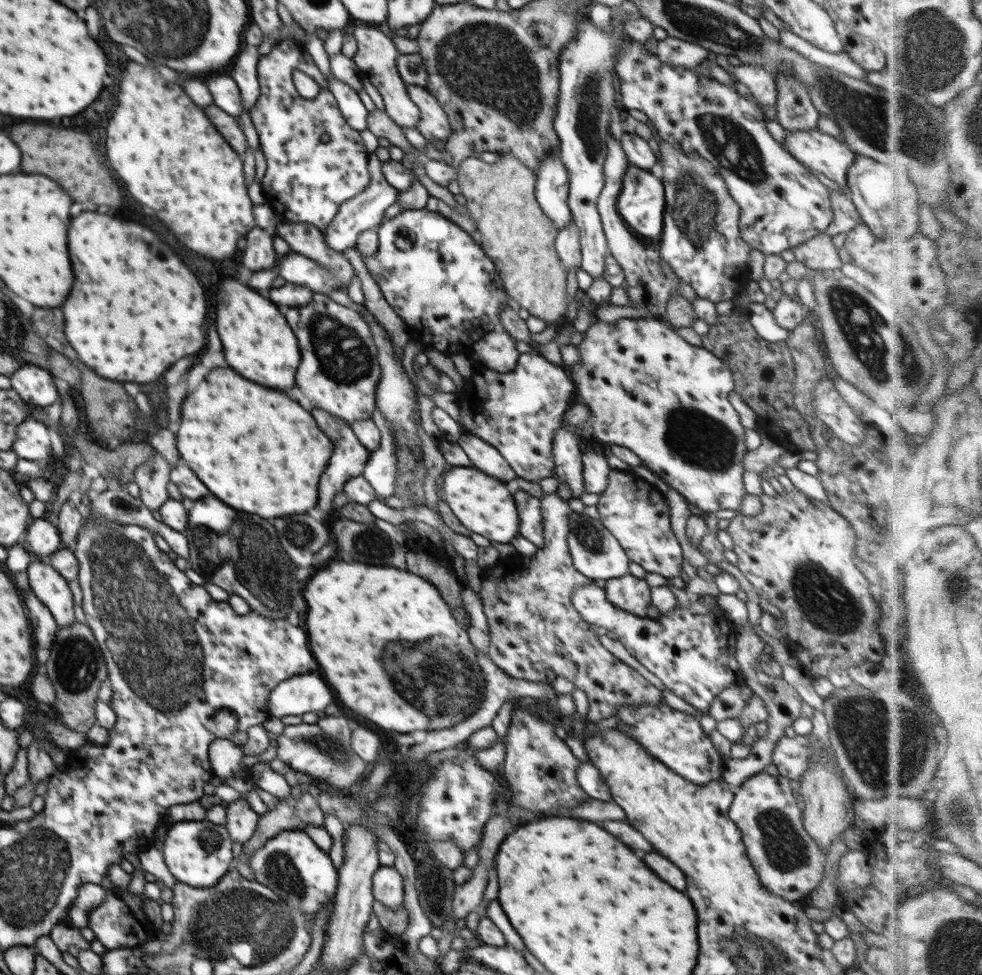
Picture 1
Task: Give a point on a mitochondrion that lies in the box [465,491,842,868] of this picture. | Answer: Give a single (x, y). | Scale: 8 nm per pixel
(587, 535)

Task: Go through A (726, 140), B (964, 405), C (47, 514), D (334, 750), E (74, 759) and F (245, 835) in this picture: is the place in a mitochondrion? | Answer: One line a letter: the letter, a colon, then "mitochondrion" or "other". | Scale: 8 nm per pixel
A: mitochondrion
B: other
C: other
D: mitochondrion
E: other
F: other

